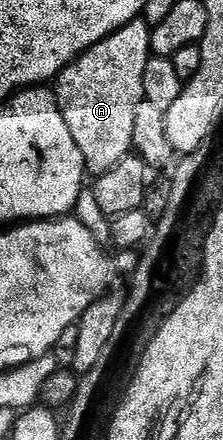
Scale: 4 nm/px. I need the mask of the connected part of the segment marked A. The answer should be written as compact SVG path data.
M143 18L121 26L88 52L82 52L57 77L57 99L65 126L69 126L69 134L73 134L73 142L81 150L84 169L92 177L113 170L132 151L137 110L144 101L145 66L153 55L151 29Z

